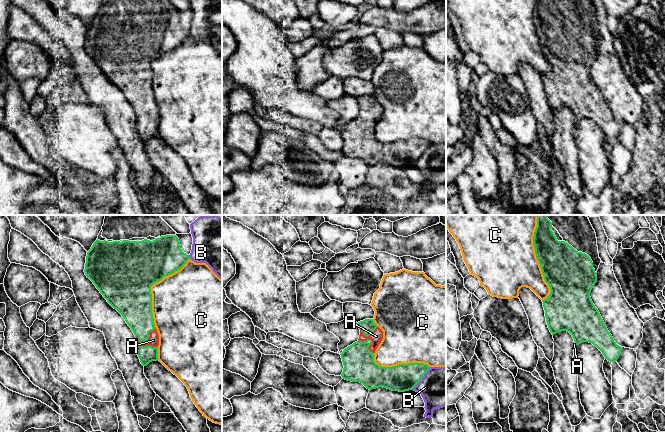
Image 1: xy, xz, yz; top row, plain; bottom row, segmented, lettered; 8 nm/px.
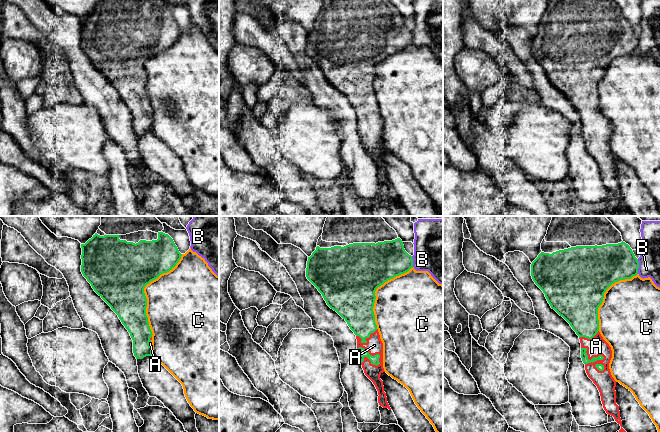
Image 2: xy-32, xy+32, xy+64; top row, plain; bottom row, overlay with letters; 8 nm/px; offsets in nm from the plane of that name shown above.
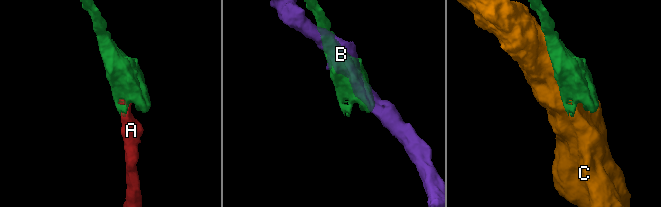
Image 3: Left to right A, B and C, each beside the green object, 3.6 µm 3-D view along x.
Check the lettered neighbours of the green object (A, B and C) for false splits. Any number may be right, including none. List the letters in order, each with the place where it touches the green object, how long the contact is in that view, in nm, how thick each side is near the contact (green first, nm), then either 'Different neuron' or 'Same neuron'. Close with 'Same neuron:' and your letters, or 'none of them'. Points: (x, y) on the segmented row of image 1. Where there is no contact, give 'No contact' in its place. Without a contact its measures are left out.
A: Touches green at xy (147, 339). Shared border 220 nm. Thickness 240 nm (green) against 90 nm. Same neuron
B: Touches green at xz (422, 377). Shared border 240 nm. Thickness 220 nm (green) against 320 nm. Different neuron
C: Touches green at yz (536, 257). Shared border 700 nm. Thickness 360 nm (green) against 500 nm. Different neuron
Same neuron: A

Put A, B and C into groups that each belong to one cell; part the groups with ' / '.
A / B / C

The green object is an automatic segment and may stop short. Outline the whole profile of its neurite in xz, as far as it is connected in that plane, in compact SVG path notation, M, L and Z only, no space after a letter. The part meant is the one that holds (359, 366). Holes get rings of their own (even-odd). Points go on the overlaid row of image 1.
M373 319L360 321L358 326L360 329L358 341L340 354L344 365L342 378L360 382L369 390L379 387L399 392L413 390L430 367L423 363L379 366L374 361L374 353L383 339L383 331Z

